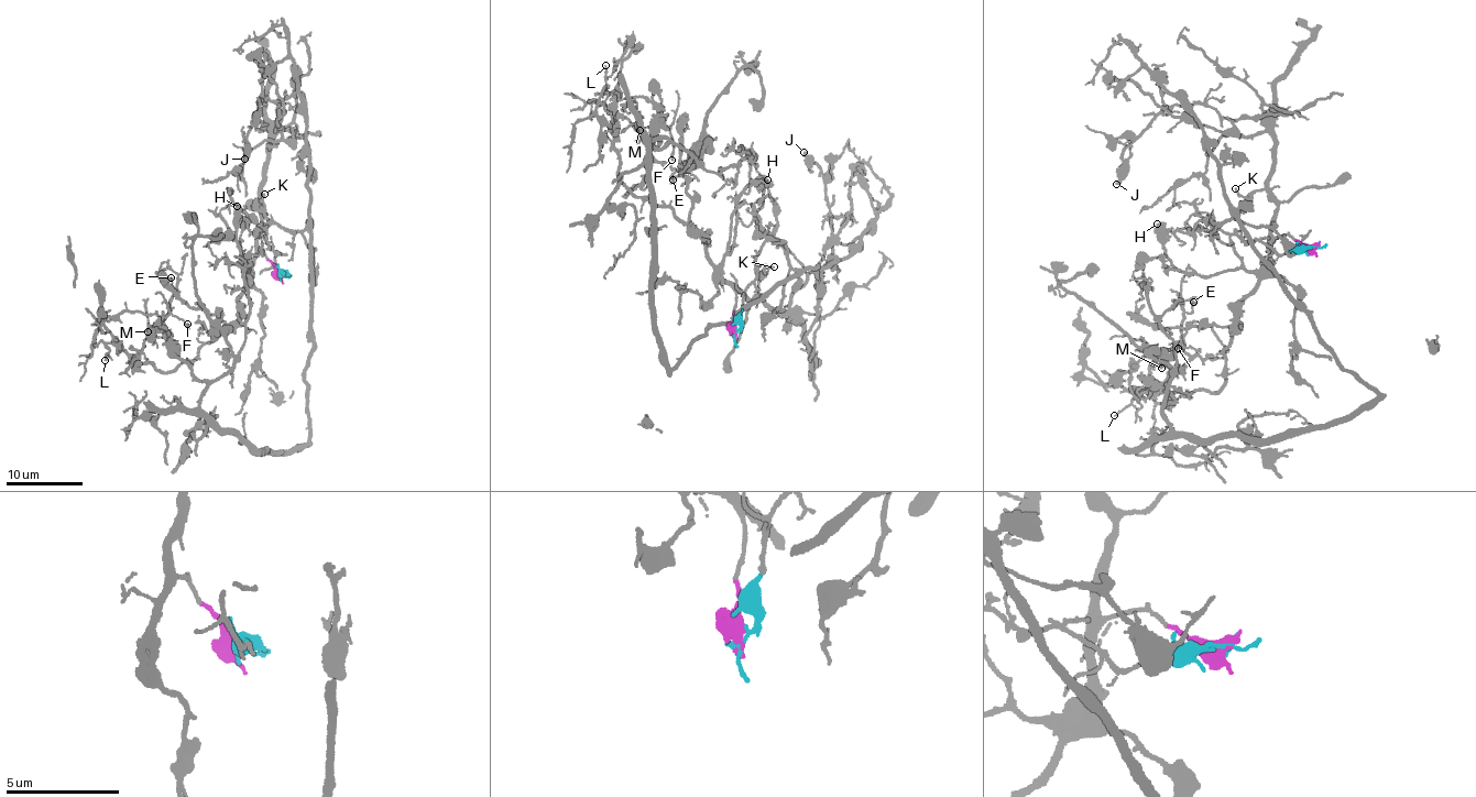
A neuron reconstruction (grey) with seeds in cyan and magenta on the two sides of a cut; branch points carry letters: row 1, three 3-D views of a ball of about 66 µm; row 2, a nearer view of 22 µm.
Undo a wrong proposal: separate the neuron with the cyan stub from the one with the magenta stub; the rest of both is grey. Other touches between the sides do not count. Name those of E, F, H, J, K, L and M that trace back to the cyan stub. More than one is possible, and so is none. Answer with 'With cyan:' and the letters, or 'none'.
With cyan: E, F, J, M

